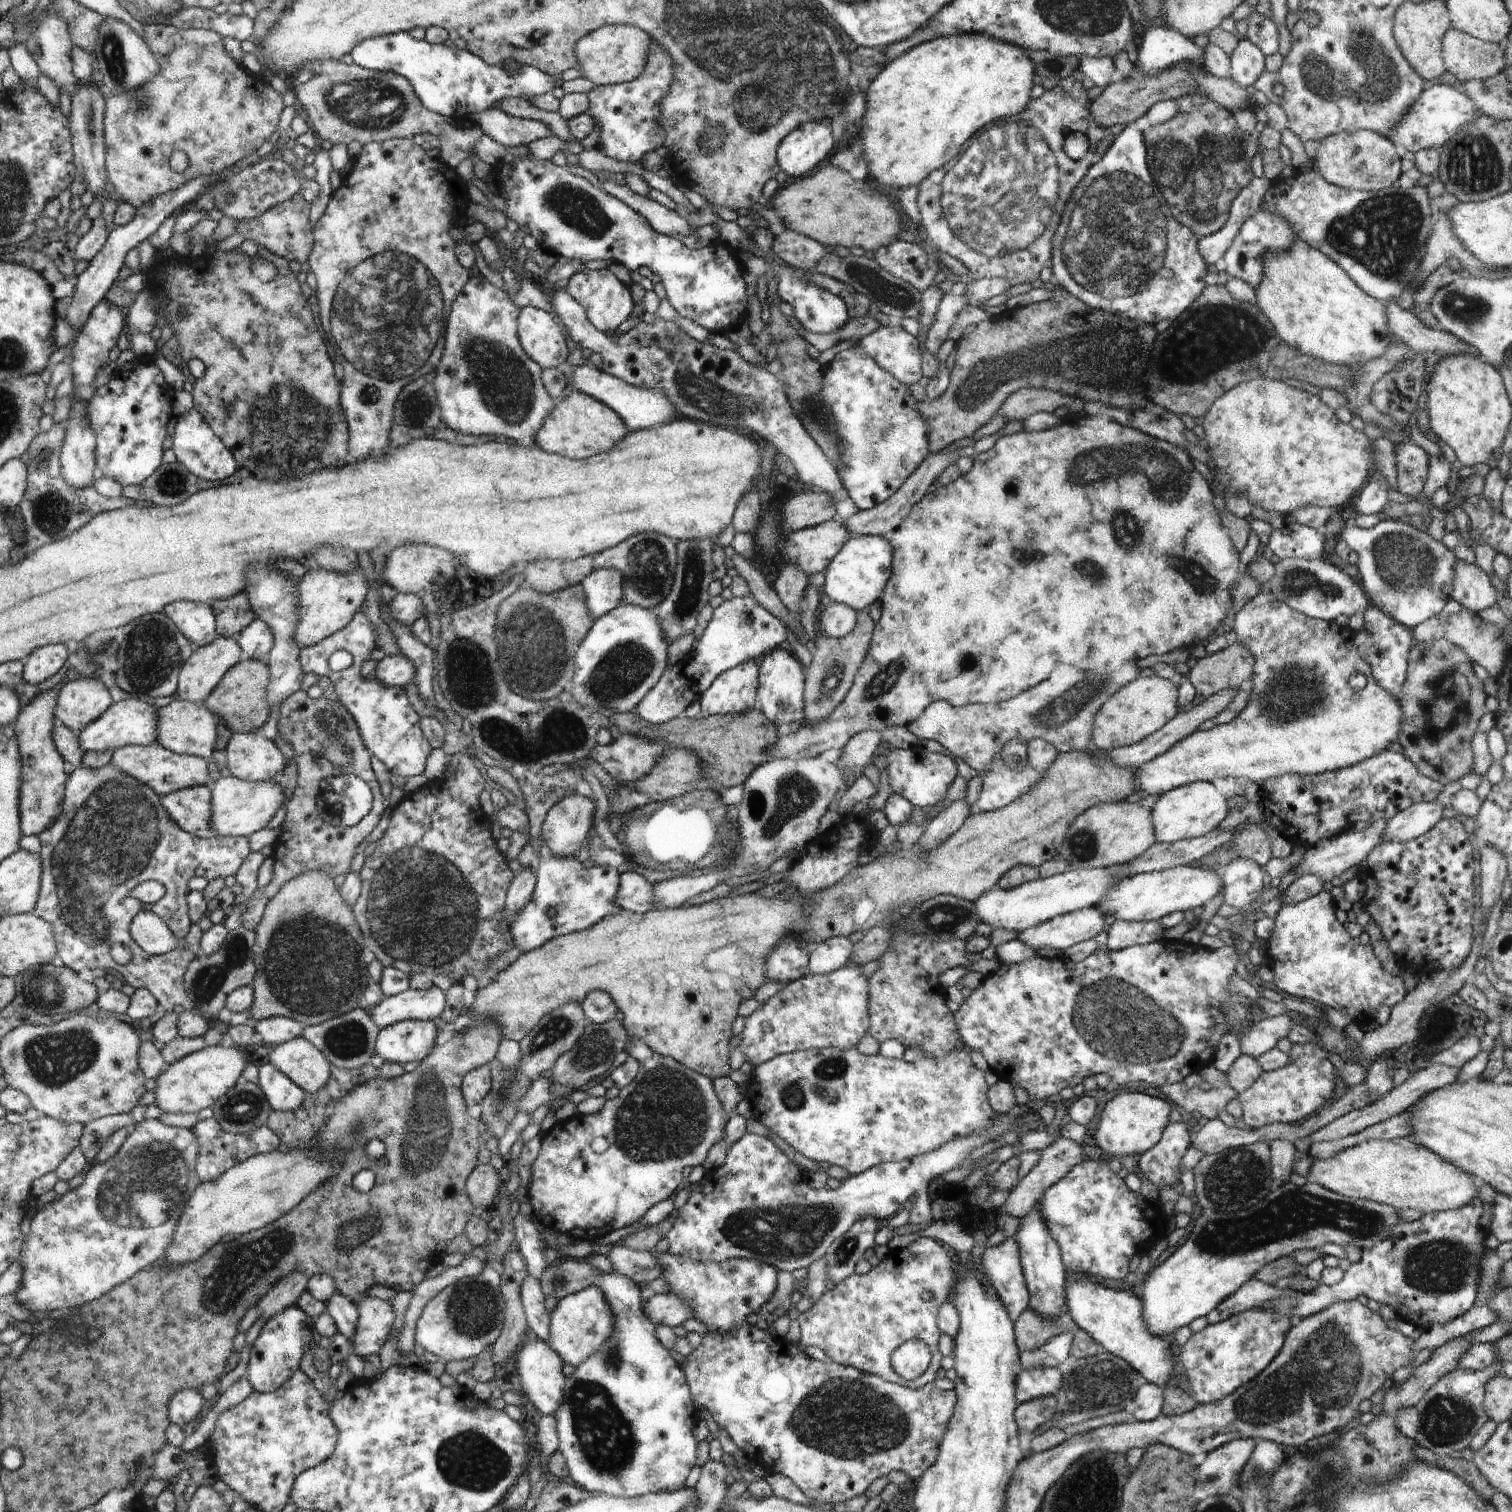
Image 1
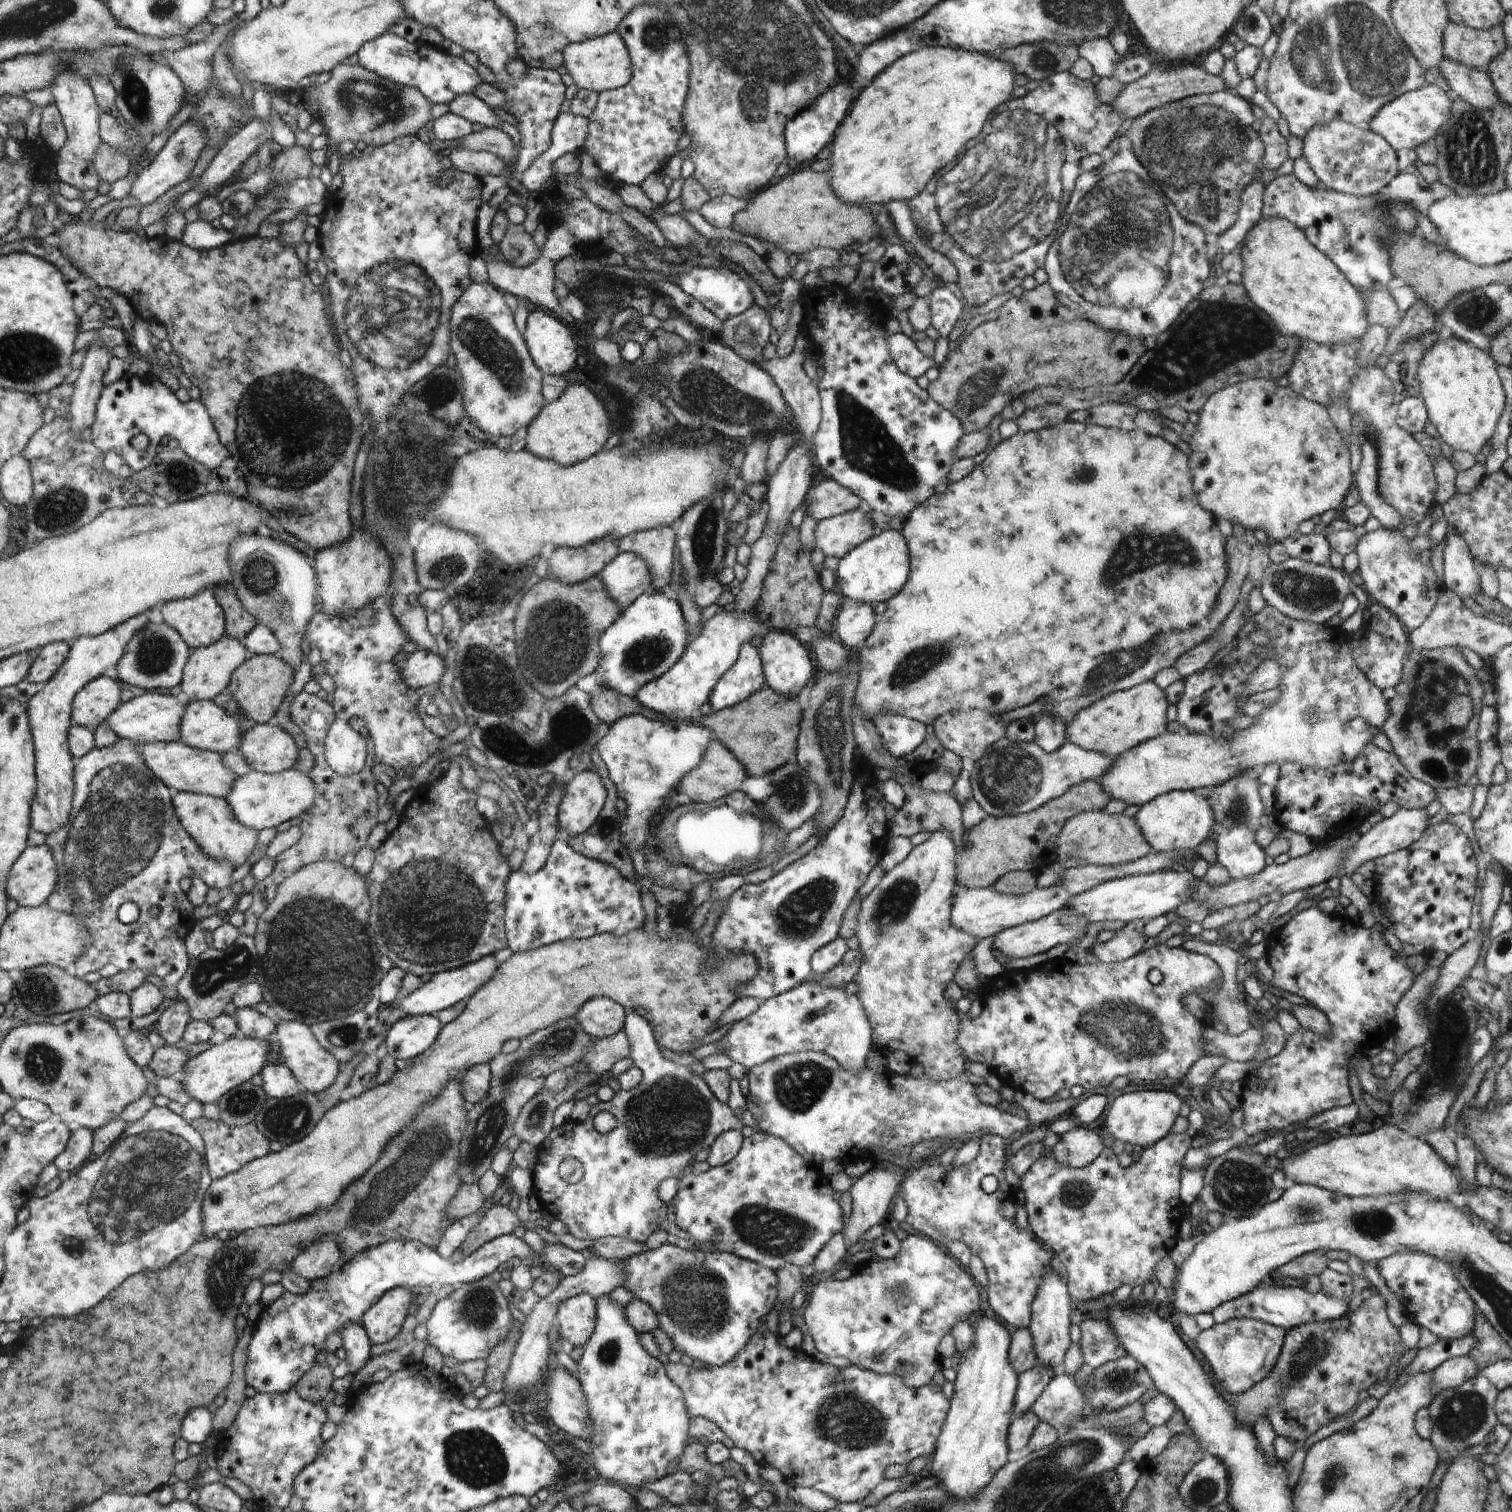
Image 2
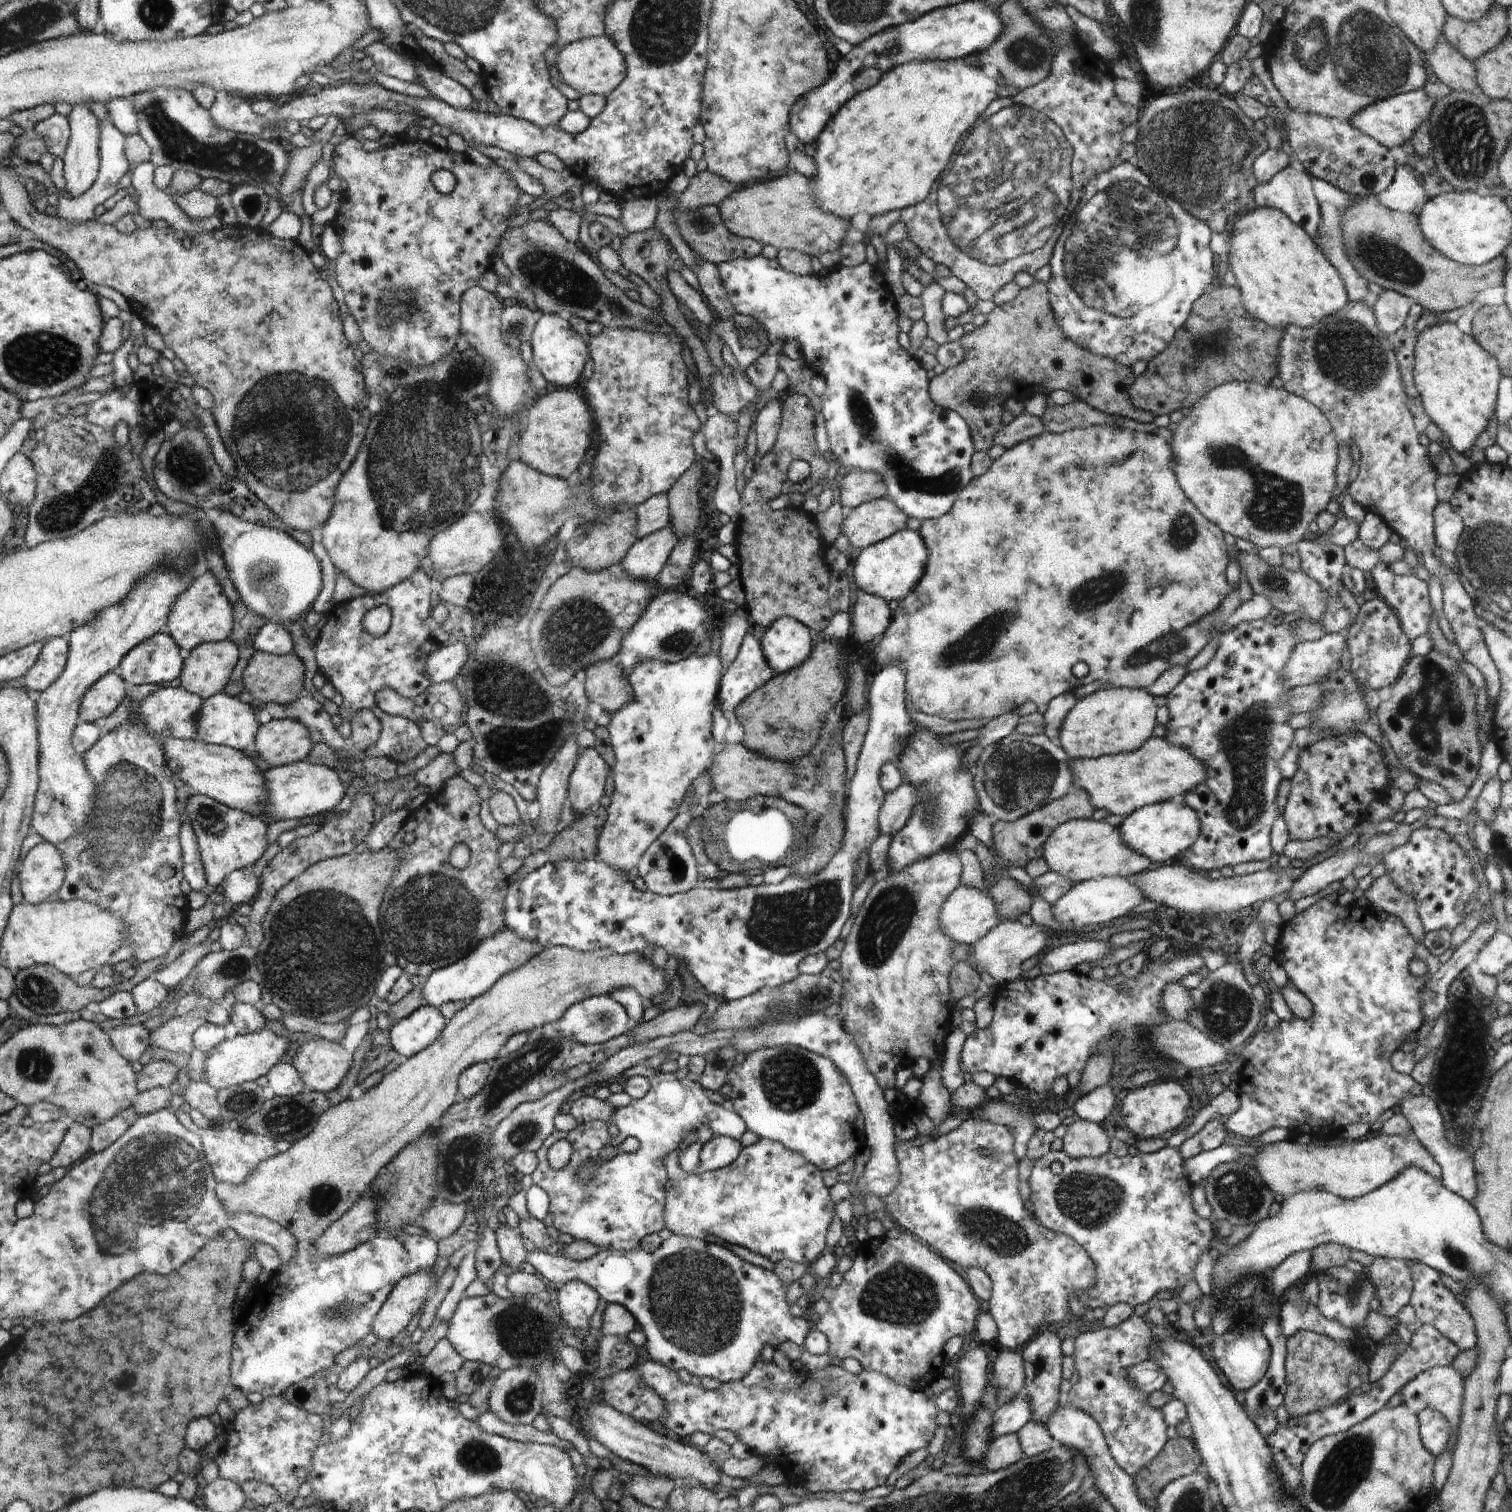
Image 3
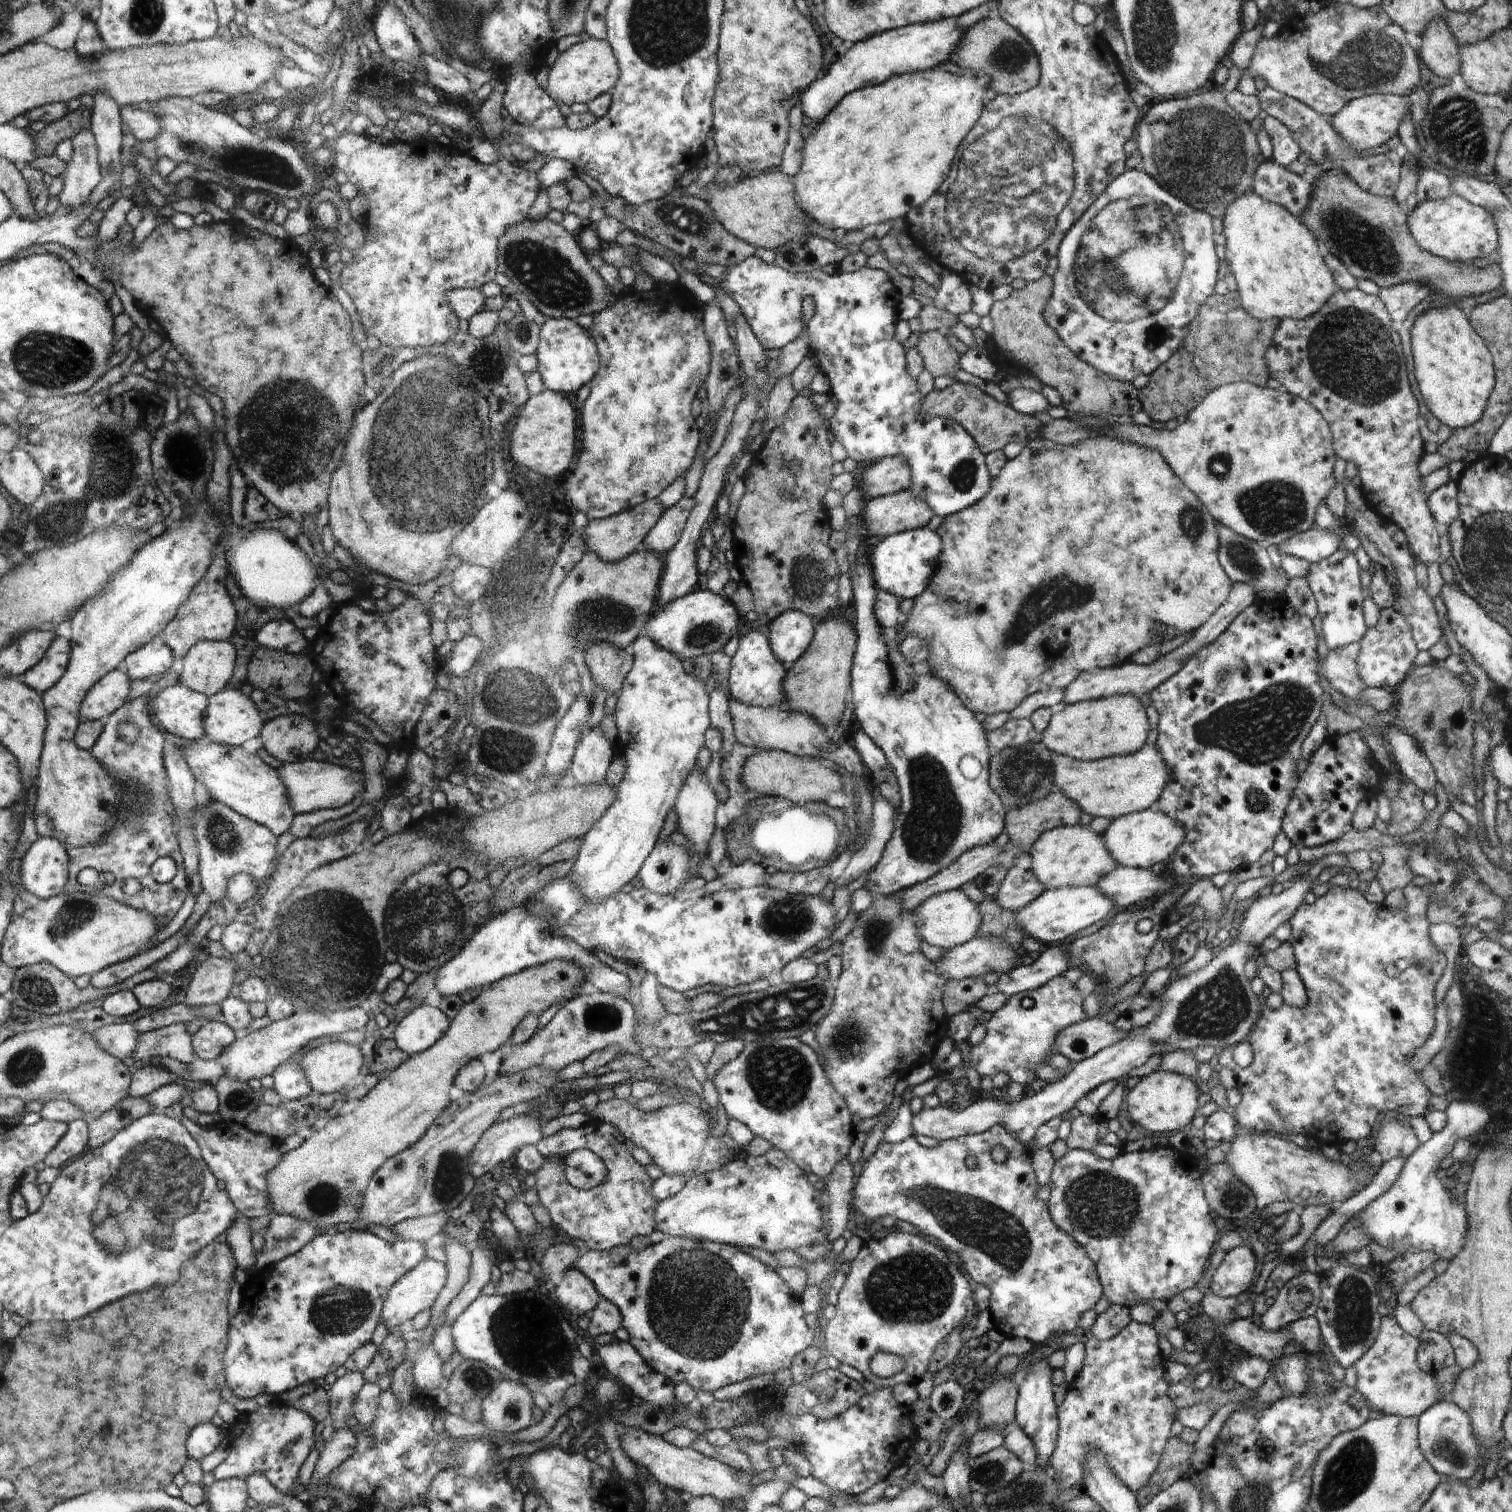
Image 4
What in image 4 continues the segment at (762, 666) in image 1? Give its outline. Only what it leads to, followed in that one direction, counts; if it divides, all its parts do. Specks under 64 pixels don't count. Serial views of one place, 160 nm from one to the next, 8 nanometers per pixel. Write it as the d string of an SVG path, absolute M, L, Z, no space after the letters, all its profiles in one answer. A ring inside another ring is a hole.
M788 610L769 624L766 635L772 652L783 665L801 659L813 643L814 624L810 617L798 610Z

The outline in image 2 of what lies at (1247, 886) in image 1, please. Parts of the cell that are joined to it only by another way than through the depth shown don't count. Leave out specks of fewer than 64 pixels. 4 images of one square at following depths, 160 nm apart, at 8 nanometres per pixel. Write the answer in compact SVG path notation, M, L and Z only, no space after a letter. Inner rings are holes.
M1260 769L1240 770L1224 784L1217 785L1208 794L1208 804L1212 804L1214 824L1209 838L1216 842L1216 860L1226 868L1232 880L1252 878L1266 867L1264 849L1256 844L1256 832L1264 818L1264 804L1260 800L1258 774Z

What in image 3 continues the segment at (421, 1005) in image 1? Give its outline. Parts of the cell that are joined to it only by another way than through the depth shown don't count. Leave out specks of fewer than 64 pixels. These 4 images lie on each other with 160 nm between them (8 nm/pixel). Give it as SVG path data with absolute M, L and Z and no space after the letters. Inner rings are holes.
M502 928L496 936L484 940L471 955L435 971L421 984L422 996L428 1006L436 1009L448 1002L464 1001L467 998L472 1001L490 991L508 972L514 972L516 968L527 964L542 950L540 944L530 942L526 938L518 938L510 928Z

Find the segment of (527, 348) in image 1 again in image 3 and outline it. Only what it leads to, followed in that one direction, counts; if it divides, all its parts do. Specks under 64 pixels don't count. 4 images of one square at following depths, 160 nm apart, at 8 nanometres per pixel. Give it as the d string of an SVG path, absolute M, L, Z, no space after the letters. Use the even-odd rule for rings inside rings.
M543 313L532 330L530 344L534 354L533 365L550 384L558 388L568 388L580 378L584 364L588 360L588 346L582 340L582 336L566 322L566 319L562 320L560 315Z

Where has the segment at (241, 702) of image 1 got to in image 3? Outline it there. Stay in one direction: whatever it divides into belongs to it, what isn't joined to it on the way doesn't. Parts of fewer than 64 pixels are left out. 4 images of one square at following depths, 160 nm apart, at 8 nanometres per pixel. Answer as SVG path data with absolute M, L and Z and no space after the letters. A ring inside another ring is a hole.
M254 651L248 665L243 671L245 690L253 696L255 702L278 705L294 703L298 698L298 690L302 688L304 678L304 664L298 655L290 652L285 655L275 655L264 651Z

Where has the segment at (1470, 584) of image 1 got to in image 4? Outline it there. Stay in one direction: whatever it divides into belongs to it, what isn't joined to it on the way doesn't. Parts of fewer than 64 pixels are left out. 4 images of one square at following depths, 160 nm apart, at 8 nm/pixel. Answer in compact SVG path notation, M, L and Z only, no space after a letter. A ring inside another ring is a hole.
M1455 473L1448 484L1438 488L1438 490L1428 496L1428 507L1432 512L1433 518L1449 529L1452 526L1452 522L1455 522L1459 516L1459 505L1456 500L1457 495L1458 484Z

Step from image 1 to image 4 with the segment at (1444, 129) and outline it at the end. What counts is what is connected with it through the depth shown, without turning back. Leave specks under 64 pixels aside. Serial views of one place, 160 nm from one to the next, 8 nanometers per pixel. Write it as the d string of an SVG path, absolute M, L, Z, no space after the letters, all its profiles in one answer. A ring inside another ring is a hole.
M1370 94L1348 102L1330 121L1342 140L1352 144L1358 151L1367 151L1386 144L1390 138L1396 136L1406 114L1410 114L1410 102L1406 96Z

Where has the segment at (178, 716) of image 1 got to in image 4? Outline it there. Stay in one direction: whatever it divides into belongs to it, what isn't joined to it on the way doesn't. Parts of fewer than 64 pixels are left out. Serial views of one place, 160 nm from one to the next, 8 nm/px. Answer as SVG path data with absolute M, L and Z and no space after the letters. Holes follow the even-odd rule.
M224 688L208 700L204 728L213 742L241 746L263 730L260 709L239 688Z

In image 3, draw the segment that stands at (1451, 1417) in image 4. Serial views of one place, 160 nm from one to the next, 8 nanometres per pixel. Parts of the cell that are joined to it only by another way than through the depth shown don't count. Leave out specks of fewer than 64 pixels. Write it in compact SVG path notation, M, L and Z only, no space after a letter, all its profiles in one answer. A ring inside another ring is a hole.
M1430 1409L1422 1410L1417 1418L1420 1438L1426 1450L1432 1452L1434 1457L1444 1454L1452 1434L1446 1418L1440 1412Z

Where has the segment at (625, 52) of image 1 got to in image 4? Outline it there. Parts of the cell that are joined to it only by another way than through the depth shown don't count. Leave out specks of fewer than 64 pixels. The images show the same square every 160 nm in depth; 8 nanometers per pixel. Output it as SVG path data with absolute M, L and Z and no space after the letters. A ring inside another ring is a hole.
M593 37L578 42L560 53L556 63L550 68L546 88L551 93L552 100L569 106L574 103L591 103L596 97L614 90L620 78L620 66L614 52L610 50L610 44L606 39L597 40Z

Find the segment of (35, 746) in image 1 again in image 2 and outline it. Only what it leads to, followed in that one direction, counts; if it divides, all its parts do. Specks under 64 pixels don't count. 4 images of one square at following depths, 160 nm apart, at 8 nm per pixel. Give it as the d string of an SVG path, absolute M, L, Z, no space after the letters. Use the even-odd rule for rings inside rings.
M148 610L146 614L140 614L100 636L78 638L72 646L70 658L56 674L55 679L28 702L30 724L36 746L39 780L36 800L32 806L32 828L34 830L50 835L58 832L60 828L64 828L72 820L76 797L76 782L74 782L76 759L71 752L69 735L74 725L72 712L74 712L76 696L79 696L80 690L84 690L96 678L103 676L108 668L120 663L126 654L128 644L140 630L144 630L150 624L150 616L152 616L152 611Z

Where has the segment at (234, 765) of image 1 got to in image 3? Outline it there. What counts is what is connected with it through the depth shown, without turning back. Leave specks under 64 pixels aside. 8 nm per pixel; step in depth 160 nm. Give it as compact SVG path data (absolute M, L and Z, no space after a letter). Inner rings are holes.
M272 719L260 726L256 752L270 767L282 767L304 761L312 751L306 726L290 719Z

